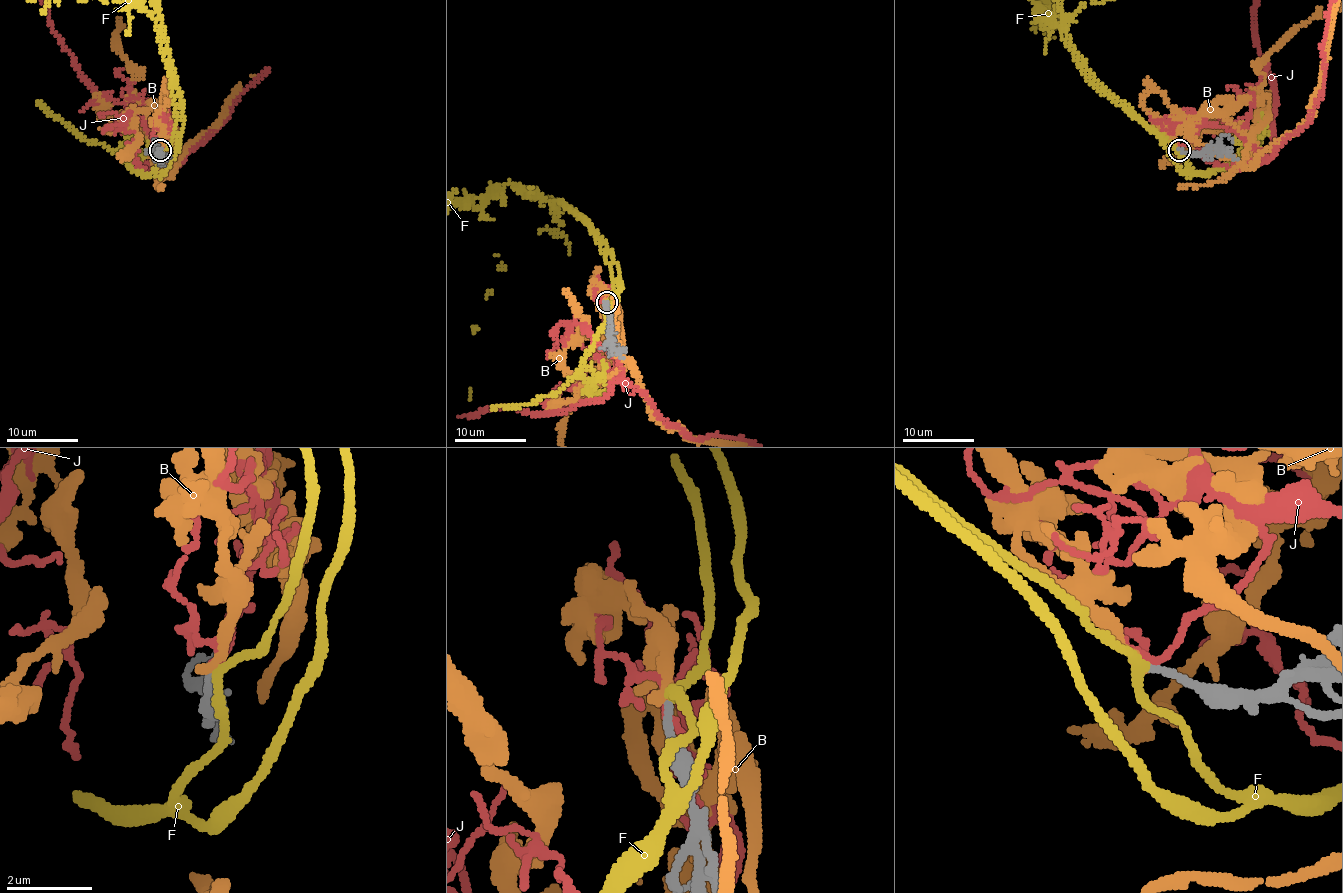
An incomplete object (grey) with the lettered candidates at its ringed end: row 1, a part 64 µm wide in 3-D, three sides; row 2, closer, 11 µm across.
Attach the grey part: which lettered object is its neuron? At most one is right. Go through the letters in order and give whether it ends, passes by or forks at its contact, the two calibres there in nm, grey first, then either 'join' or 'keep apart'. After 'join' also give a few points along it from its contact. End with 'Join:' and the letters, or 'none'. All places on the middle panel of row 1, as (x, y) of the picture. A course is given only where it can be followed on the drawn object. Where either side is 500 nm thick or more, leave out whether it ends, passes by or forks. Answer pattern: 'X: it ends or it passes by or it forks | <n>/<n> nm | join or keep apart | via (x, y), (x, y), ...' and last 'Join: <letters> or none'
B: it ends | 170/240 nm | keep apart
F: it passes by | 160/200 nm | join
J: it passes by | 170/150 nm | keep apart
Join: F

